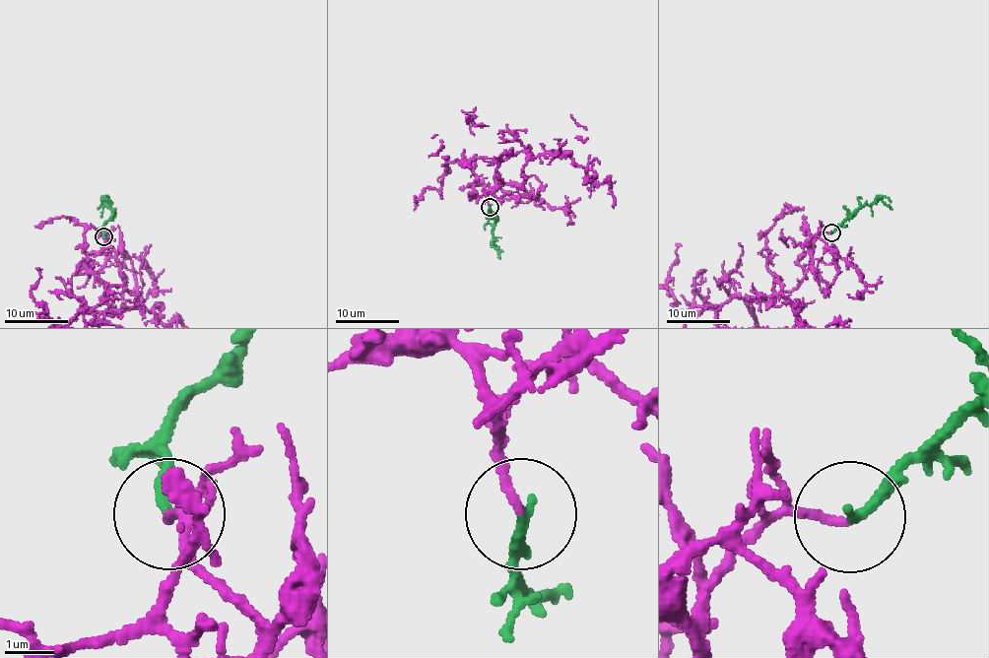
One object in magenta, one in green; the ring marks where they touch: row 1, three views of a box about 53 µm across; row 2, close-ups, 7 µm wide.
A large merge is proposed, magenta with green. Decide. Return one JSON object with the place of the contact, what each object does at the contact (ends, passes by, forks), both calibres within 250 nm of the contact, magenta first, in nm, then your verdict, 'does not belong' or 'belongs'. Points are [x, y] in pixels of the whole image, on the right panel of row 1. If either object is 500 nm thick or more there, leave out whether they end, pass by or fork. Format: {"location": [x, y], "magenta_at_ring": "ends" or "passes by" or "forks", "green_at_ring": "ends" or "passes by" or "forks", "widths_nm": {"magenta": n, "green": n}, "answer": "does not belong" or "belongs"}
{"location": [831, 232], "magenta_at_ring": "ends", "green_at_ring": "ends", "widths_nm": {"magenta": 150, "green": 240}, "answer": "belongs"}

